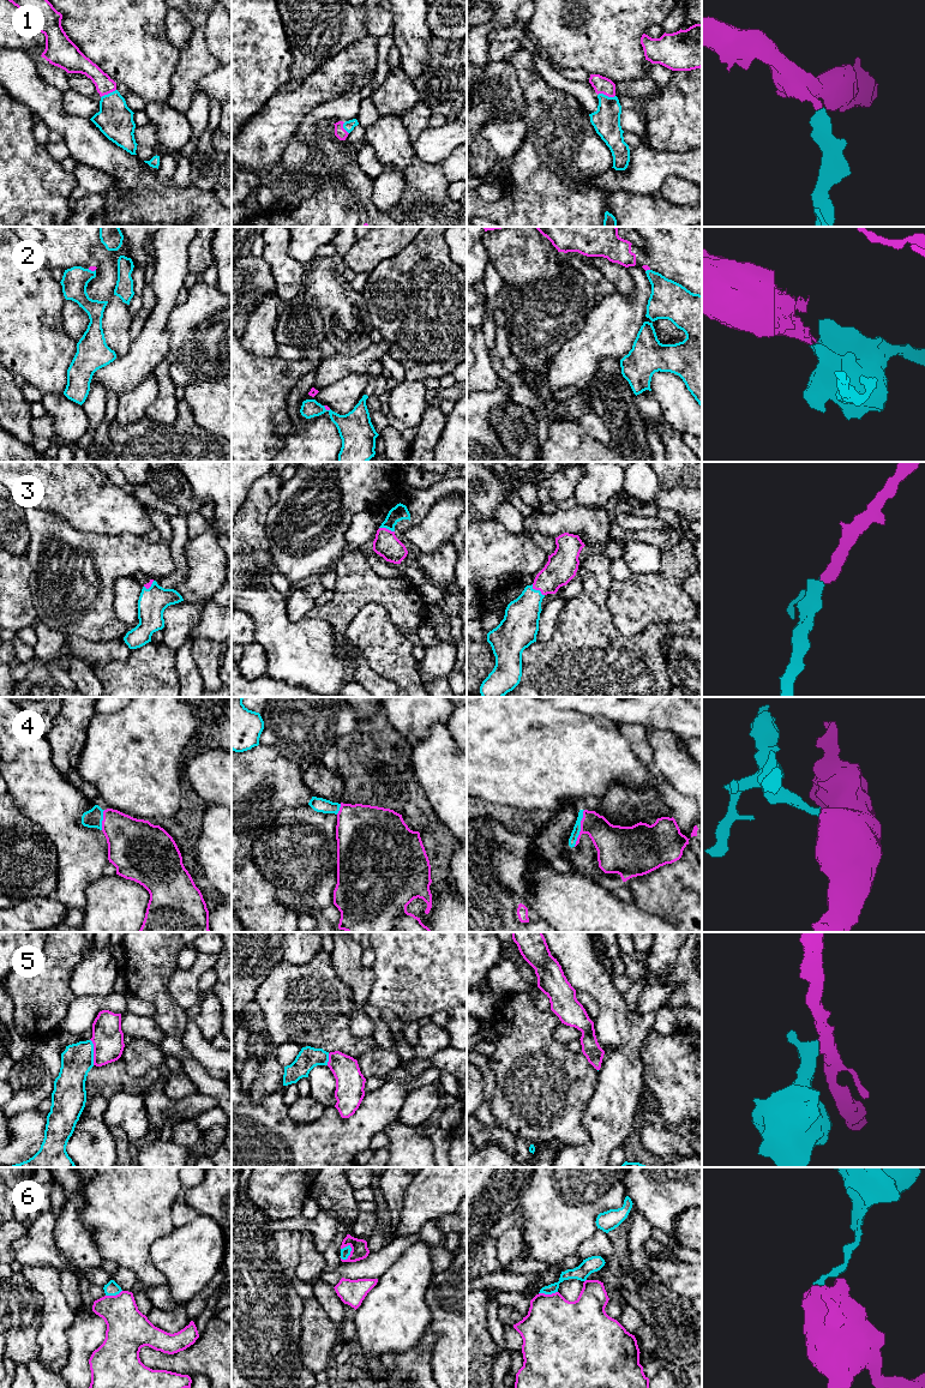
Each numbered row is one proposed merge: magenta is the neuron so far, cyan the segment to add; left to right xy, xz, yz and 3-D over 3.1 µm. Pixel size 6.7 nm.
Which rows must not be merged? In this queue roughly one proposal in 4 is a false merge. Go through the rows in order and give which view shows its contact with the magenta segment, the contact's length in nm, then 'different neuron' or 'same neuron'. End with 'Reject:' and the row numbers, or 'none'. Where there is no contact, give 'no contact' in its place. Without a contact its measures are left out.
1: meets magenta in yz; contact 120 nm long; same neuron
2: meets magenta in xz; contact 60 nm long; different neuron
3: meets magenta in yz; contact 120 nm long; same neuron
4: meets magenta in yz; contact 260 nm long; same neuron
5: meets magenta in xy; contact 180 nm long; same neuron
6: meets magenta in xz; contact 120 nm long; different neuron
Reject: 2, 6

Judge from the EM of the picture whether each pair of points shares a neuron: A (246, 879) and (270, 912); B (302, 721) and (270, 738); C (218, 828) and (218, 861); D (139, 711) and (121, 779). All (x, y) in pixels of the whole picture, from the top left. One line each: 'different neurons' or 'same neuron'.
A: same neuron
B: same neuron
C: same neuron
D: same neuron

